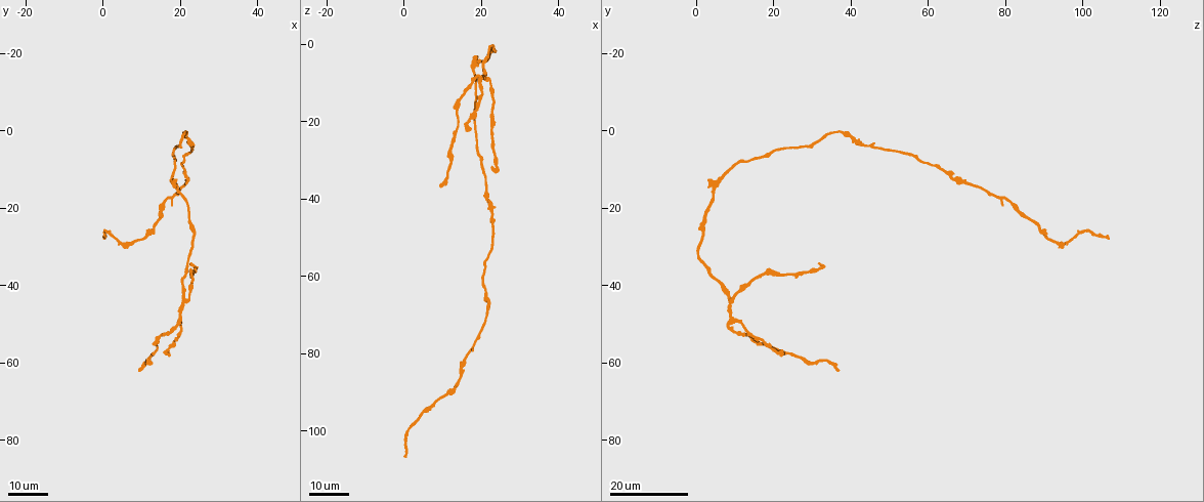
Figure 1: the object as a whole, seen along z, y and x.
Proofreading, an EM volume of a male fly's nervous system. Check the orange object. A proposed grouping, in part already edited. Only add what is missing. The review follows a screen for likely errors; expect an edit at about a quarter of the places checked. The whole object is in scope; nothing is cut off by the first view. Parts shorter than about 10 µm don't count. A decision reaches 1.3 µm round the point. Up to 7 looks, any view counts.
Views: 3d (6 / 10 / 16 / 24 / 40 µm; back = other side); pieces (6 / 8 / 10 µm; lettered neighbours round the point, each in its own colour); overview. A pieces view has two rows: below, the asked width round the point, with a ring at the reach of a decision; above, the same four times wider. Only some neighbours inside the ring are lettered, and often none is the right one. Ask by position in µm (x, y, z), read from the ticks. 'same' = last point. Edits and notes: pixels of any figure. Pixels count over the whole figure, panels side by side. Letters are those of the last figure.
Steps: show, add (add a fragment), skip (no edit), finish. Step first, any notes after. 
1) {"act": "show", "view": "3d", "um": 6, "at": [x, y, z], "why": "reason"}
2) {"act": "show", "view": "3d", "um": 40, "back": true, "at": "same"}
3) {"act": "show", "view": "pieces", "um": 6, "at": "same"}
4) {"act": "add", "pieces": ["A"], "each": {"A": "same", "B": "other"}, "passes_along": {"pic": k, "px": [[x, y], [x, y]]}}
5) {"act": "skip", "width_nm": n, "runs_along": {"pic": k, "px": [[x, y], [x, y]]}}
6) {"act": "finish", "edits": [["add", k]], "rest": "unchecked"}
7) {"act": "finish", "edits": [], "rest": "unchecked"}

{"act": "show", "view": "3d", "um": 24, "at": [16.5, 58.5, 22.0], "why": "end of a long branch"}

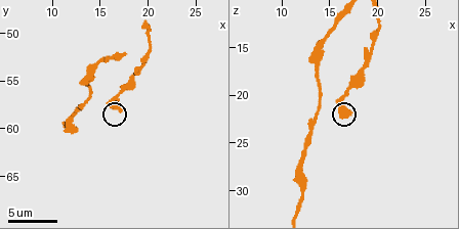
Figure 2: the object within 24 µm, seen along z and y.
{"act": "show", "view": "pieces", "um": 10, "at": [17.0, 58.2, 21.8]}

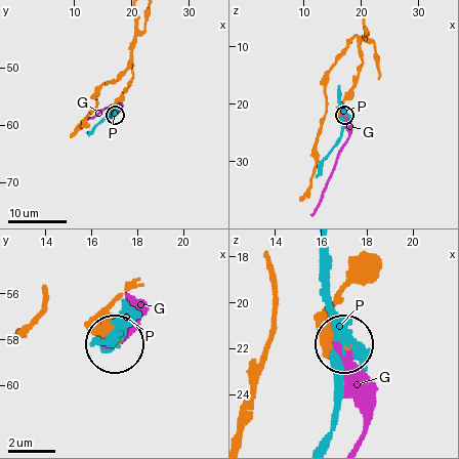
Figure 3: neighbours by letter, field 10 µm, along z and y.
{"act": "skip", "width_nm": 450, "each": {"G": "other", "P": "other"}, "found": "no lettered fragment goes on from it"}

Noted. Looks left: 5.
{"act": "show", "view": "3d", "um": 16, "at": [22.5, 34.0, 32.0], "why": "end of a long branch"}

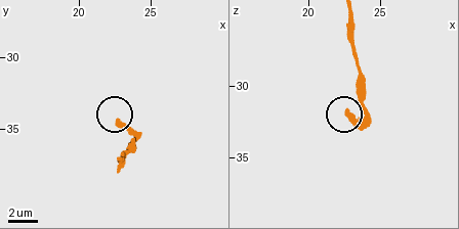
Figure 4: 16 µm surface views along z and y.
{"act": "show", "view": "pieces", "um": 6, "at": [22.6, 34.4, 31.6]}

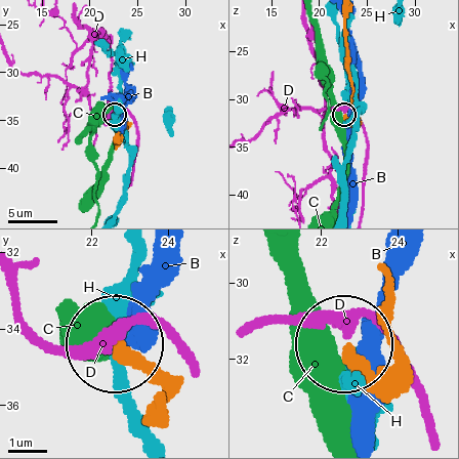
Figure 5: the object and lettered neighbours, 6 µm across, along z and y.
{"act": "skip", "width_nm": 270, "each": {"B": "other", "C": "other", "D": "other", "H": "other"}, "found": "none of them fits"}

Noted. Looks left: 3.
{"act": "show", "view": "3d", "um": 24, "at": [9.5, 61.5, 36.5]}

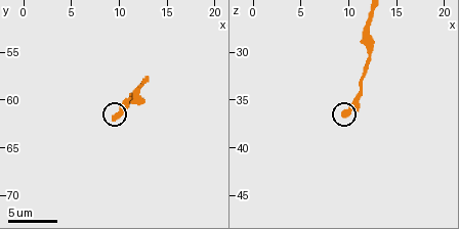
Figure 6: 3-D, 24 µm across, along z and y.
{"act": "show", "view": "pieces", "um": 8, "at": [9.6, 61.8, 36.6], "why": "see the neighbours"}

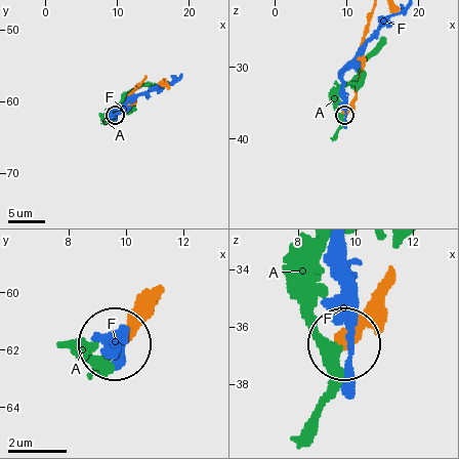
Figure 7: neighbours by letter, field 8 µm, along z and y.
{"act": "skip", "each": {"A": "other", "F": "other"}, "found": "no lettered fragment goes on from it"}

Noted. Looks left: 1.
{"act": "finish", "edits": [], "rest": "unchecked"}

